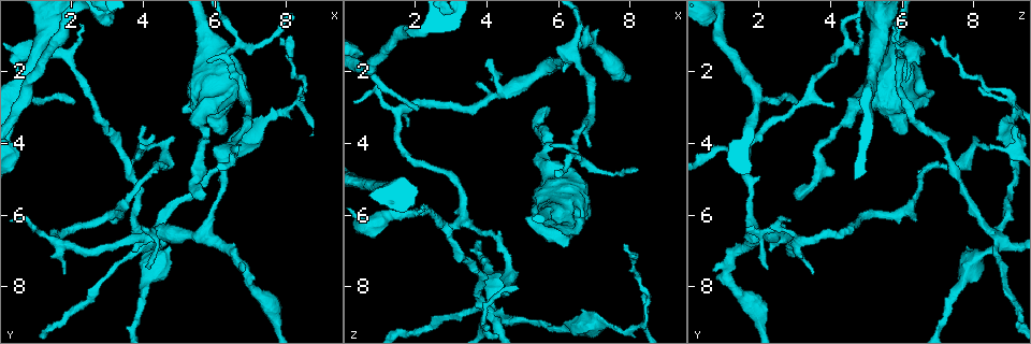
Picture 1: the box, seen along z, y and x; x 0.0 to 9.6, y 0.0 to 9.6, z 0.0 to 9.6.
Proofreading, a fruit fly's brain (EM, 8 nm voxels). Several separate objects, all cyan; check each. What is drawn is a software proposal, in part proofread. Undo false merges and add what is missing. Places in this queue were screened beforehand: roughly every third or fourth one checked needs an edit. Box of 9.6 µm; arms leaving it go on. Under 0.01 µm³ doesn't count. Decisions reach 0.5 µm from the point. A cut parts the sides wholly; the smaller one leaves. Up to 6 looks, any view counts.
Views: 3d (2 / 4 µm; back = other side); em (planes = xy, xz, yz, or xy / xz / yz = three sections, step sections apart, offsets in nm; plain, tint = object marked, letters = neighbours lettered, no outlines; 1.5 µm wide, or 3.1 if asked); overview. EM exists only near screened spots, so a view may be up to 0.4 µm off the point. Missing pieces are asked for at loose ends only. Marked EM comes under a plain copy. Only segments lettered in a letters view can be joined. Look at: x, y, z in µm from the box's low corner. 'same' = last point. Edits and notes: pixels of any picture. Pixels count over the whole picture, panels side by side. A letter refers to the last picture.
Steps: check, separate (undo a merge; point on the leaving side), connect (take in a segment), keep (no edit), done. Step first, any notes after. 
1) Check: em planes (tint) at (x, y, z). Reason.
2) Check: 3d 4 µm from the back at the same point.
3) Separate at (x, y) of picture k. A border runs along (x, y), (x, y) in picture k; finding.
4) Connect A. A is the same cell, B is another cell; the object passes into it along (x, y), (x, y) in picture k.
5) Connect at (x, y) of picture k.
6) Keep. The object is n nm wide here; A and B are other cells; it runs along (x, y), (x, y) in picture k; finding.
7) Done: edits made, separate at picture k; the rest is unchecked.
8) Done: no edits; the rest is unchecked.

Check: em xz step 8 (tint) at (5.70, 5.30, 2.95). End of a long branch.

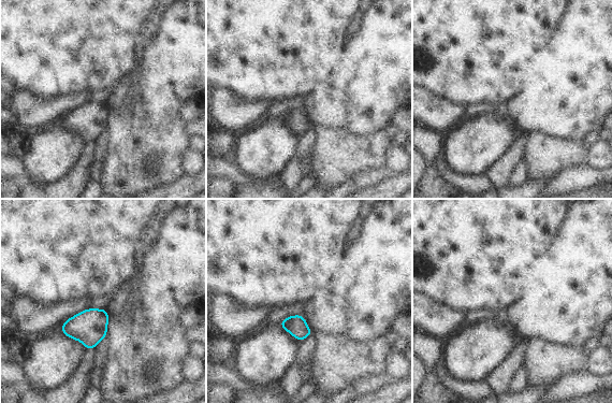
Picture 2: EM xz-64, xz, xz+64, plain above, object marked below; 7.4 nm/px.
Check: em xz step 8 (letters) at the same point. See the neighbours.

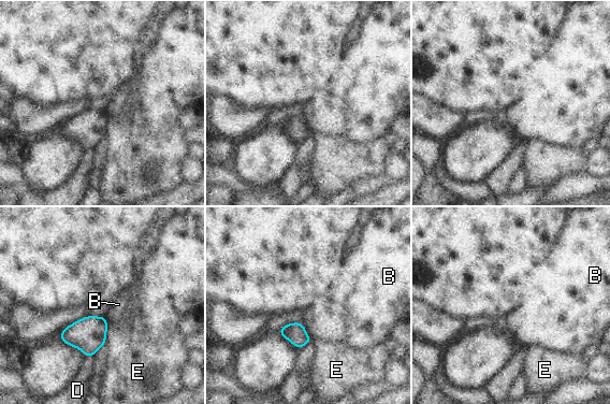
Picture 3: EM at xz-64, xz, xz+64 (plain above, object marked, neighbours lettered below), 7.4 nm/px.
Keep. B, D and E are other cells; a border runs along (91, 357), (88, 359) in picture 3; none of them fits.

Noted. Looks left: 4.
Check: 3d 4 µm from the back at (5.60, 3.45, 4.40). Calibre changes.

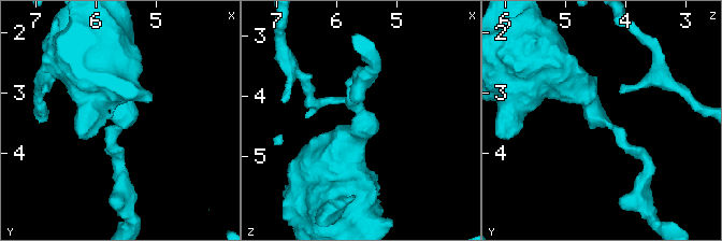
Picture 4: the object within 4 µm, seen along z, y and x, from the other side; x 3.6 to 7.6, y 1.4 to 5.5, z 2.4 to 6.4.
Check: em planes (tint) at (5.60, 3.45, 4.35). The arms are 200, 460 nm wide; need the tissue.

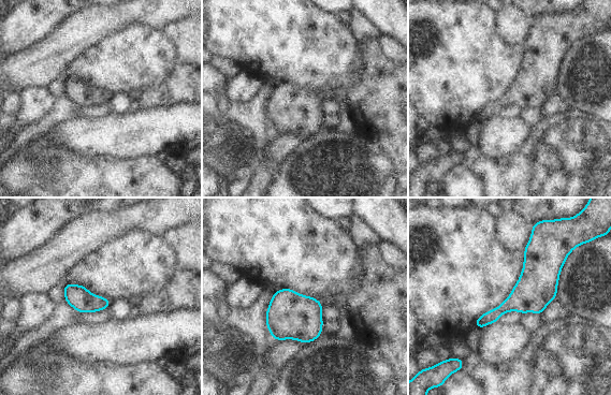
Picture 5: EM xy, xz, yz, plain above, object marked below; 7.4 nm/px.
Check: em planes (letters) at the same point.

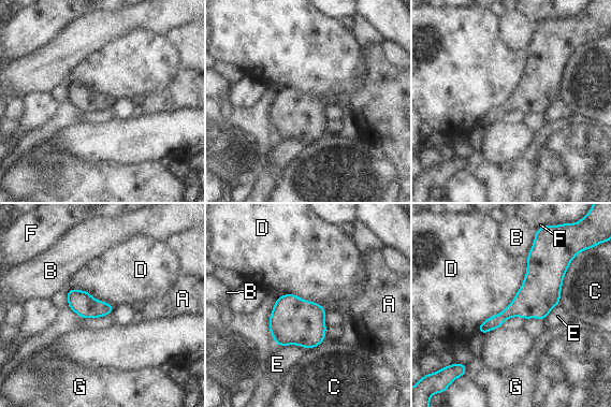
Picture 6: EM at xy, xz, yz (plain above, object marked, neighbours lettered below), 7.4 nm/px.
Keep. The longest contact is with D, 700 nm; A, B, C, D, E, F and G are other cells; one neuron here.

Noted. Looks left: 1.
Done: no edits; the rest is unchecked.

